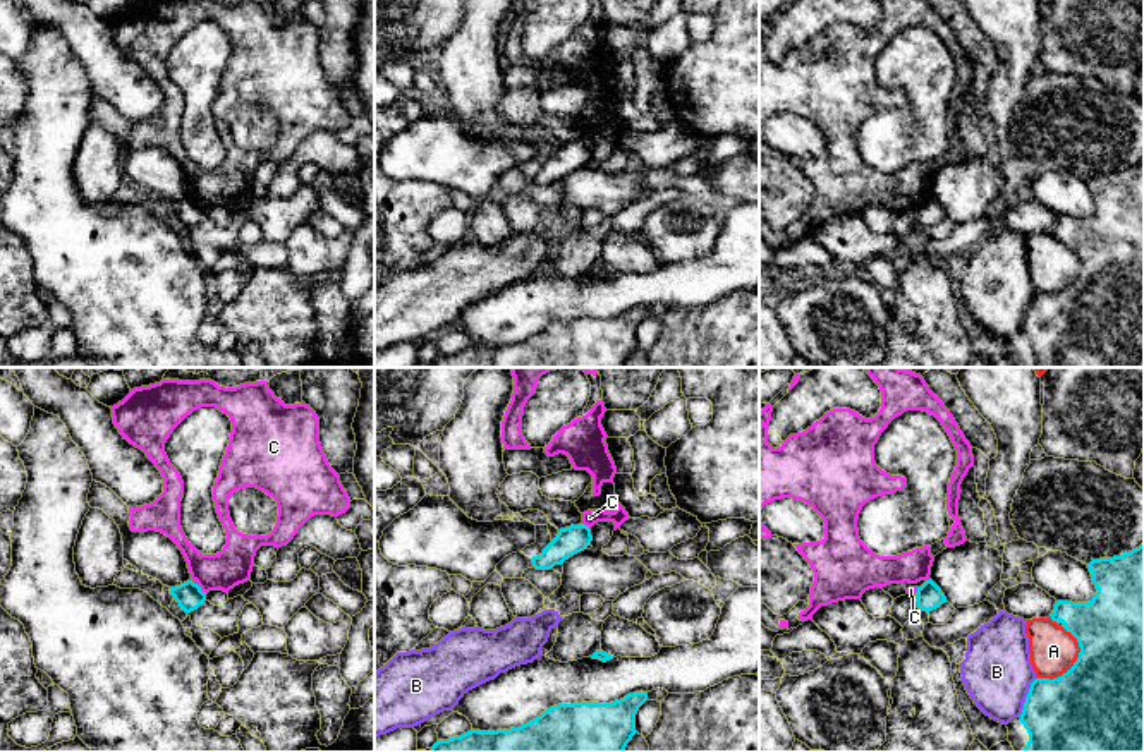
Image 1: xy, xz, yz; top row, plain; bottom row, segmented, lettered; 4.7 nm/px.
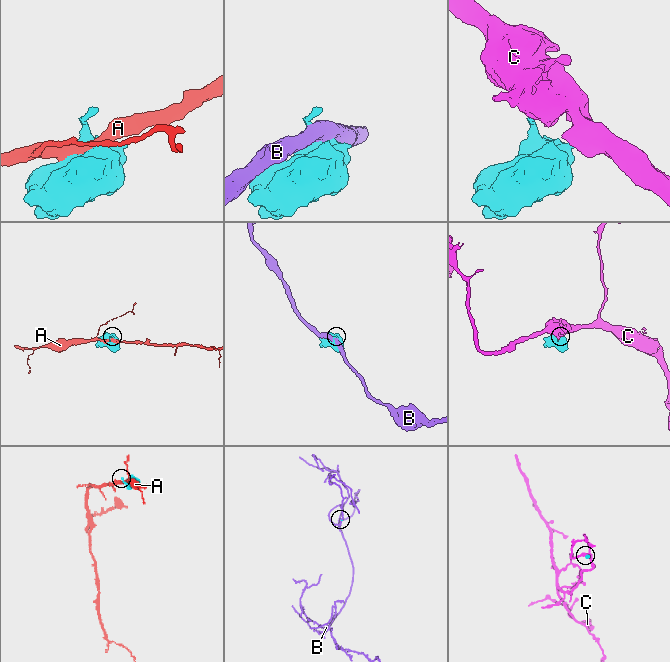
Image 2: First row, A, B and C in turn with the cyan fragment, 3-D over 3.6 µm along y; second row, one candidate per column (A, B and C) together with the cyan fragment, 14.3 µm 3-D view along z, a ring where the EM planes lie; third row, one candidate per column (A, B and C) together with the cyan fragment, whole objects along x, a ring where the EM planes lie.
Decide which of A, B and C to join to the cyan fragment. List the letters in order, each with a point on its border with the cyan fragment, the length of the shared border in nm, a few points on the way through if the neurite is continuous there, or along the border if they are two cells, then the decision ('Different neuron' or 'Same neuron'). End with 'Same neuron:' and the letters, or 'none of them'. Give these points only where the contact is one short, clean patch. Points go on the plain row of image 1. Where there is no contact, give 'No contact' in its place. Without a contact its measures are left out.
A: Touches cyan at yz (1074, 278). Shared border 280 nm. Different neuron
B: Touches cyan at yz (1028, 311). Shared border 200 nm. Different neuron
C: Touches cyan at xy (200, 205). Shared border 70 nm. Boundary: xy (196, 200), (206, 208). Different neuron
Same neuron: none of them

